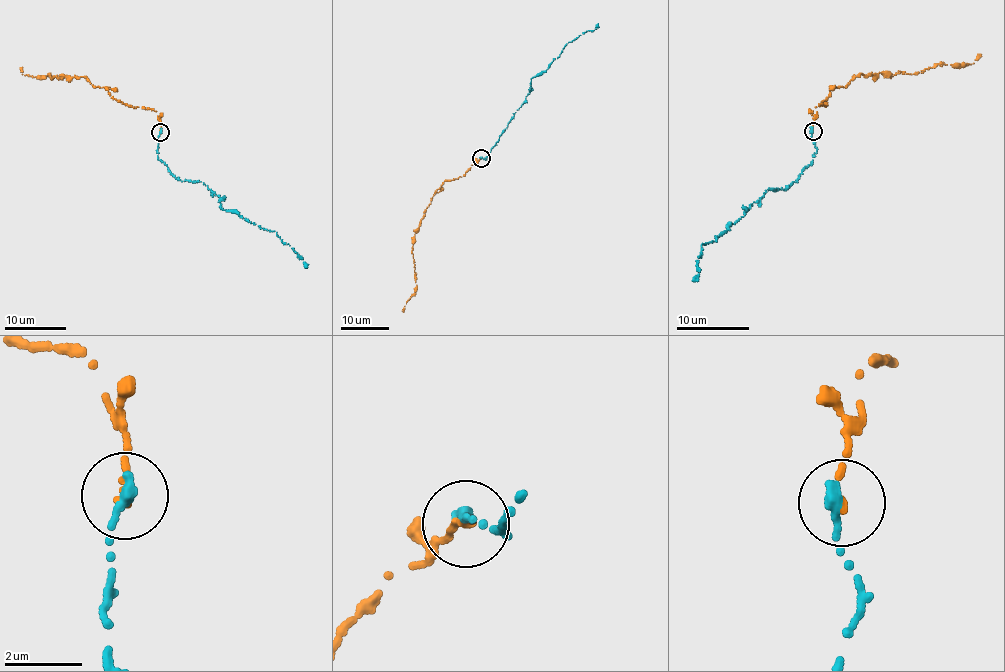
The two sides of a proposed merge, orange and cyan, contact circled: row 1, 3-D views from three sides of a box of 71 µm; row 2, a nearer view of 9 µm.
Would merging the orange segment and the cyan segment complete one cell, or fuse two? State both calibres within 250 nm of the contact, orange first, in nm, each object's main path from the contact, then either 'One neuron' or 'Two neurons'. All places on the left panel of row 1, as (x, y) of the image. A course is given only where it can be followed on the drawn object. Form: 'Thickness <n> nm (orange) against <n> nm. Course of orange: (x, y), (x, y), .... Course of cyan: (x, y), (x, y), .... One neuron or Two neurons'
Thickness 180 nm (orange) against 320 nm. Course of orange: (161, 132), (156, 111), (120, 101), (84, 76), (51, 80), (50, 74), (22, 74), (21, 68). Course of cyan: (161, 132), (157, 157), (171, 174), (182, 181), (203, 183), (219, 197), (222, 209), (276, 232), (307, 267). One neuron

